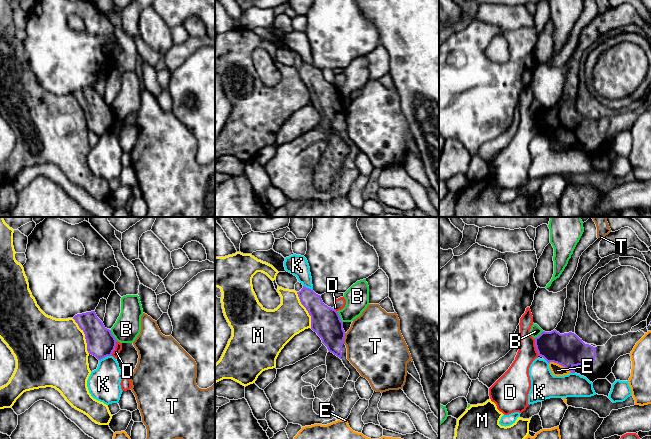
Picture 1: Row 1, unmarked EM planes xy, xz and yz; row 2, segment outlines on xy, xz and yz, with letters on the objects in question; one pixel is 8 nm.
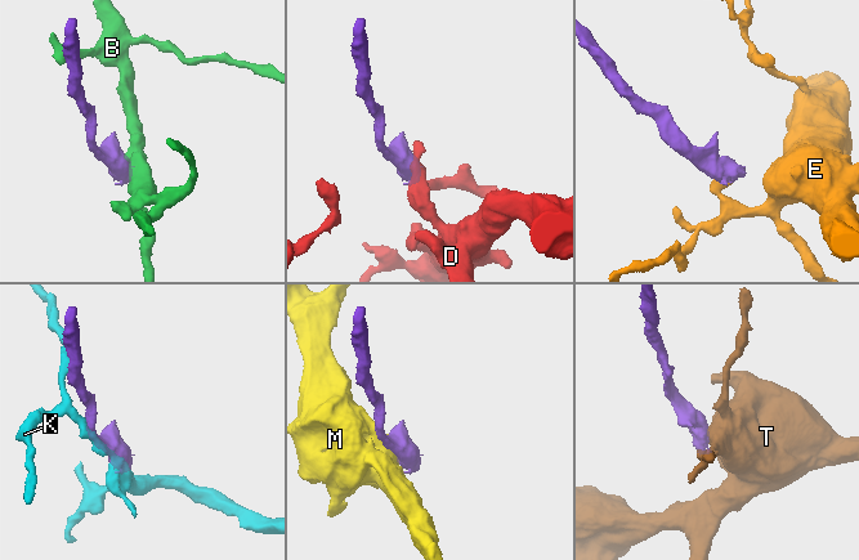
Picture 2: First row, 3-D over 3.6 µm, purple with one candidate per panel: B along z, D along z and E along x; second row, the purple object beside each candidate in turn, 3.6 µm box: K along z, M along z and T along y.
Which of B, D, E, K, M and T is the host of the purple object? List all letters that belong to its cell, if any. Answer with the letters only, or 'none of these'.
none of these

